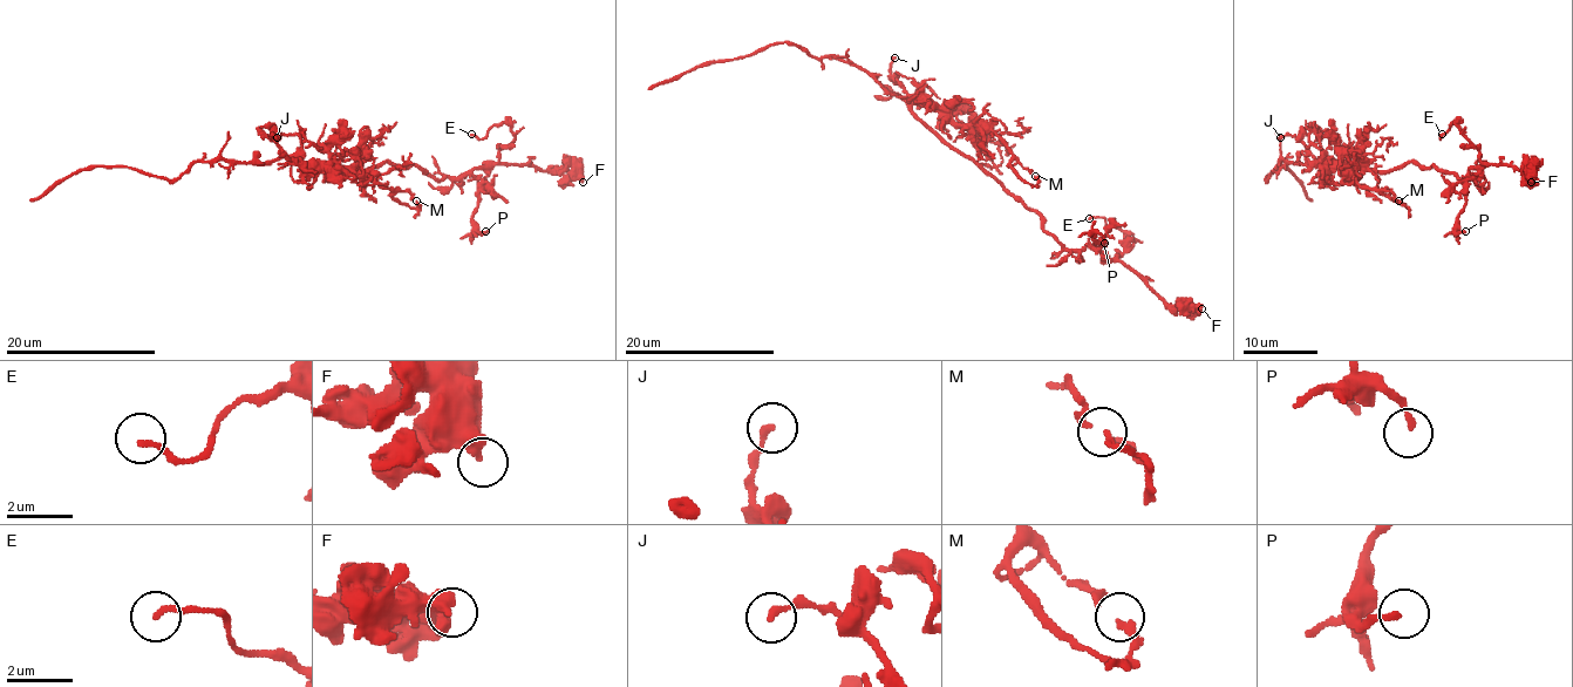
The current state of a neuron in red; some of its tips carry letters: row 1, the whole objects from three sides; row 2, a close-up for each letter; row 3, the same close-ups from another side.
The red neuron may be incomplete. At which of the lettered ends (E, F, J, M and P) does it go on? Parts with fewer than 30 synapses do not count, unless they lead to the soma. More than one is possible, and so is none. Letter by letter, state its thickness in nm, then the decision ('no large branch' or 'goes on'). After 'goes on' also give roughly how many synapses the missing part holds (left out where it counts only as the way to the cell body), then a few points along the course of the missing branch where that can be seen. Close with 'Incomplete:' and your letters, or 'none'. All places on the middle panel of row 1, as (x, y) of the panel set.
E: calibre 160 nm; no large branch
F: calibre 320 nm; no large branch
J: calibre 170 nm; no large branch
M: calibre 150 nm; no large branch
P: calibre 170 nm; no large branch
Incomplete: none

